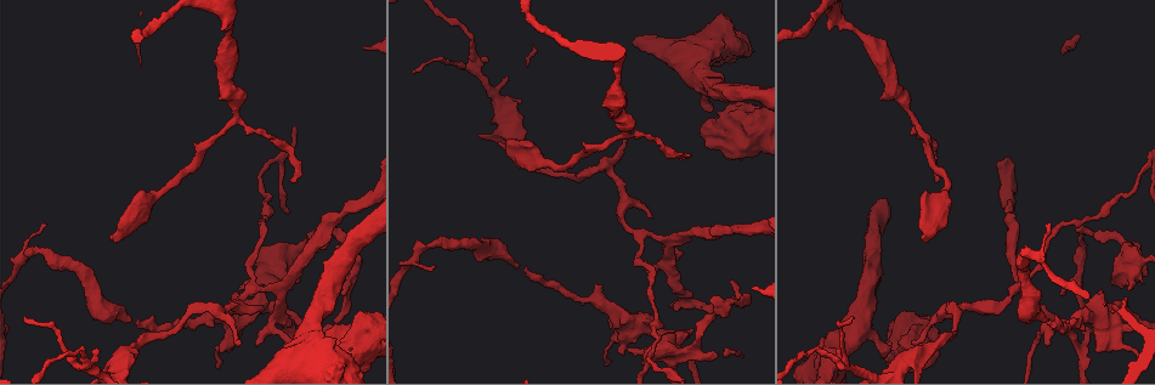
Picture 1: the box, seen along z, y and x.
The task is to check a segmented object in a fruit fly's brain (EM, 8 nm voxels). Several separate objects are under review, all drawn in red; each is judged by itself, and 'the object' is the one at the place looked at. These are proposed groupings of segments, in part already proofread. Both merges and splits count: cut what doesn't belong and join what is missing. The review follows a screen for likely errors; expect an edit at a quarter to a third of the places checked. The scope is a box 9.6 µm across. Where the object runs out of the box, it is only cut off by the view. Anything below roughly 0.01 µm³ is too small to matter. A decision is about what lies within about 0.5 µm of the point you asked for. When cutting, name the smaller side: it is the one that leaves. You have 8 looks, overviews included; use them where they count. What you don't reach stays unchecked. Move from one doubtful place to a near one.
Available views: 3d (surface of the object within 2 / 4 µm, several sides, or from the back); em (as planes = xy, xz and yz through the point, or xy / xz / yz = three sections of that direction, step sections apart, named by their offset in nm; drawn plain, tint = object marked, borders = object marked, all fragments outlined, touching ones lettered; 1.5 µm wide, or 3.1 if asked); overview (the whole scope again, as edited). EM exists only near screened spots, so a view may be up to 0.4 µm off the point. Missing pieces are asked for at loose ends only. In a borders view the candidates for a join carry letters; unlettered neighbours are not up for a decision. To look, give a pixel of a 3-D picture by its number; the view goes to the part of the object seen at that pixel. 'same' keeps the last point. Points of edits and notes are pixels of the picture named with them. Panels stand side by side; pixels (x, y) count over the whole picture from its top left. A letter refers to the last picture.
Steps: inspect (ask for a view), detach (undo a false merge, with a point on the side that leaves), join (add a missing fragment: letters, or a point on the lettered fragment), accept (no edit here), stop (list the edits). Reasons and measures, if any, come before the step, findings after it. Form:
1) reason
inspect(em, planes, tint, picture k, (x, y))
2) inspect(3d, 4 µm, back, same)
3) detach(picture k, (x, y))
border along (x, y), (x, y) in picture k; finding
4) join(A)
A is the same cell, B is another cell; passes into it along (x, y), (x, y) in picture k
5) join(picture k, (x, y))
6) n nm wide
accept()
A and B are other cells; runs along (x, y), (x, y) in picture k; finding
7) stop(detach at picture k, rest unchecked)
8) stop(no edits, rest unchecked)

tapers out
inspect(em, planes, borders, picture 1, (652, 219))

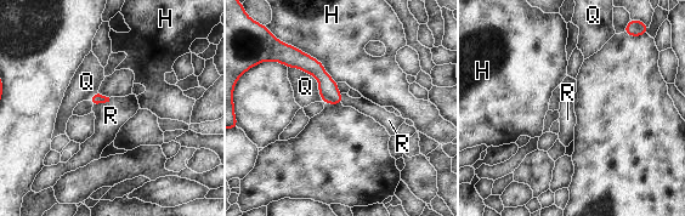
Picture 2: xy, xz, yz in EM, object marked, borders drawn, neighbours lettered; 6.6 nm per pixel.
join(R)
R is the same cell, H and Q are other cells; the cell continues

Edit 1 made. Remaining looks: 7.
an open end
inspect(3d, 2 µm, picture 1, (134, 323))

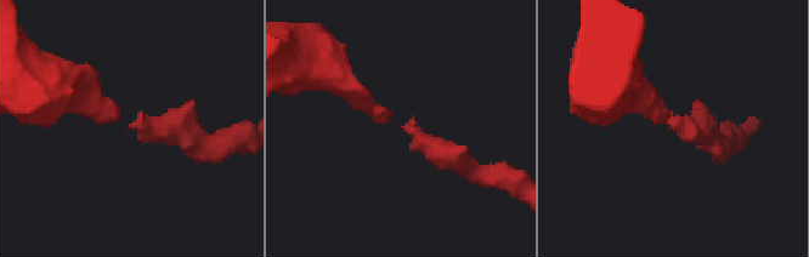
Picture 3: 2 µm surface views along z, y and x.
shape alone is not enough
inspect(em, xy, step 4, borders, picture 3, (673, 128))

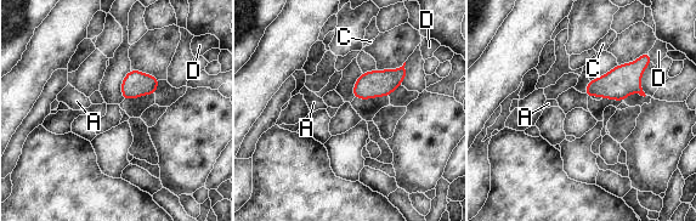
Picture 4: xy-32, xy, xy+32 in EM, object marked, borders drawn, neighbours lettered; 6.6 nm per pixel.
cut it another way
inspect(em, planes, borders, same)

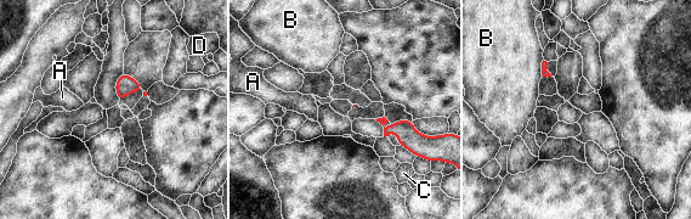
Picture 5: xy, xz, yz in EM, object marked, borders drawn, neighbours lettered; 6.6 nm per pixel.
B touches over 120 nm
accept()
A, B, C and D are other cells; border along (543, 59), (542, 76) in picture 5; no lettered fragment goes on from it

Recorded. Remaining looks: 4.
thick end
inspect(em, xz, step 4, tint, picture 1, (1095, 350))

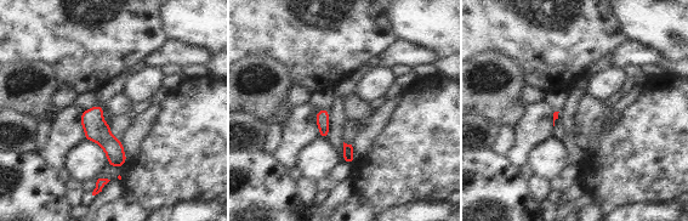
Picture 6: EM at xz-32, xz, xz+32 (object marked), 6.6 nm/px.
cut it another way
inspect(em, planes, borders, same)

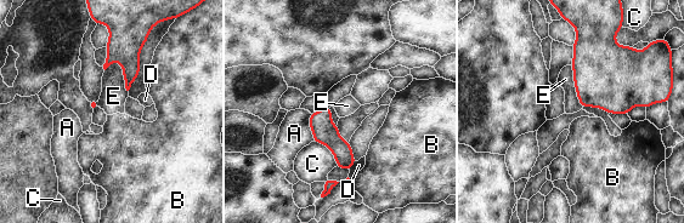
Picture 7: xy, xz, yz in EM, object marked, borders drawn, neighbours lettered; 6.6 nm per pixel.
accept()
A, B, C, D and E are other cells; border along (116, 59), (128, 91) in picture 7; no lettered fragment goes on from it

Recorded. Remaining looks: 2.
stop(join at picture 2, rest unchecked)

